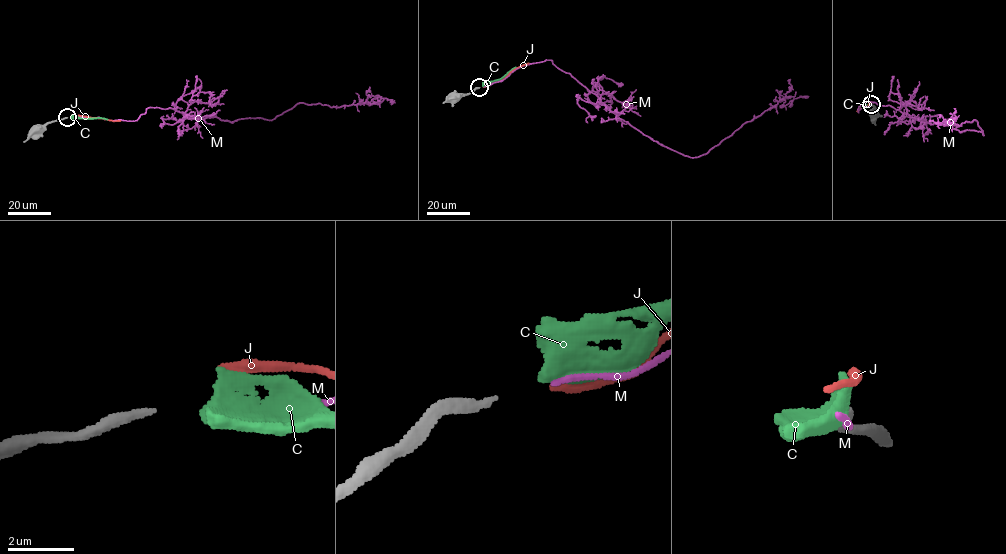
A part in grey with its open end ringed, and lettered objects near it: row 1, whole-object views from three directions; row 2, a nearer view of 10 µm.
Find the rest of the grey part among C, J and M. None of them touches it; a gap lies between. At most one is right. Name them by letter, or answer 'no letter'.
no letter

